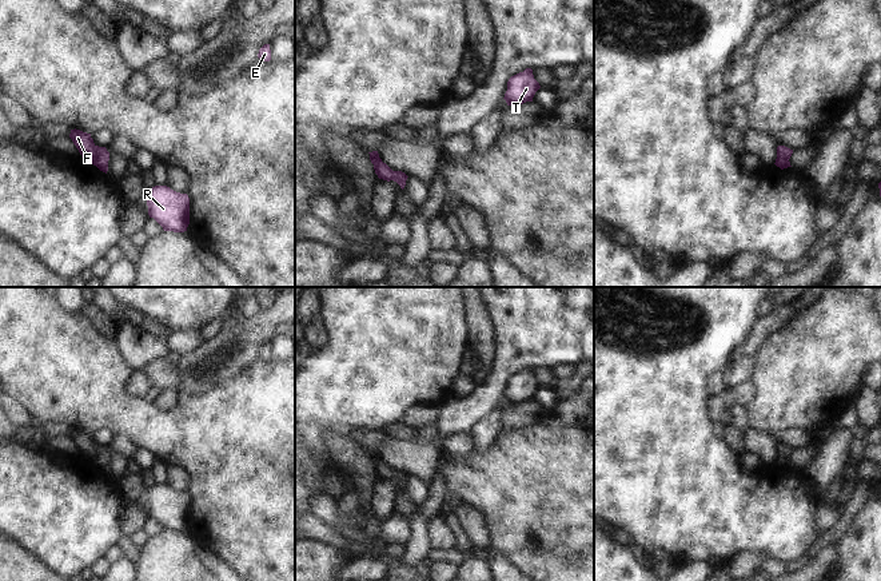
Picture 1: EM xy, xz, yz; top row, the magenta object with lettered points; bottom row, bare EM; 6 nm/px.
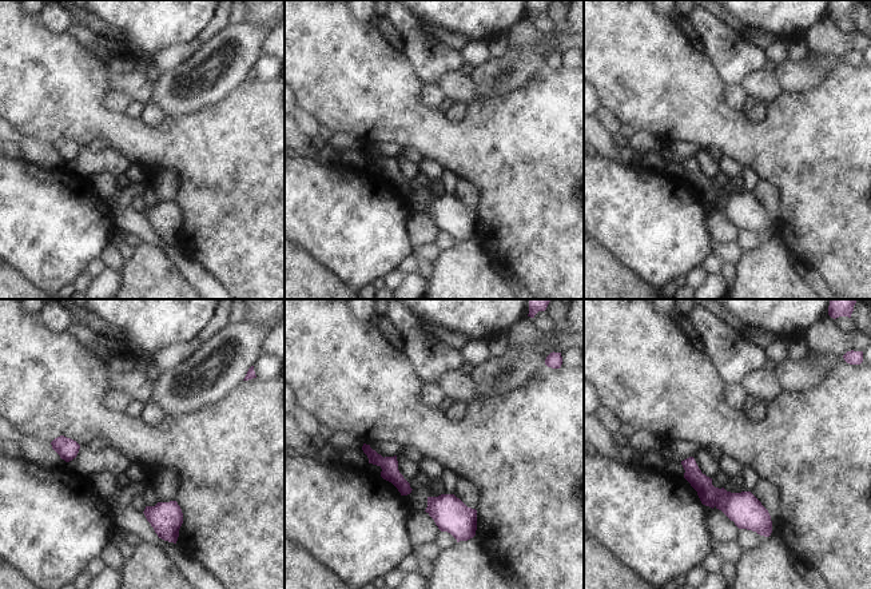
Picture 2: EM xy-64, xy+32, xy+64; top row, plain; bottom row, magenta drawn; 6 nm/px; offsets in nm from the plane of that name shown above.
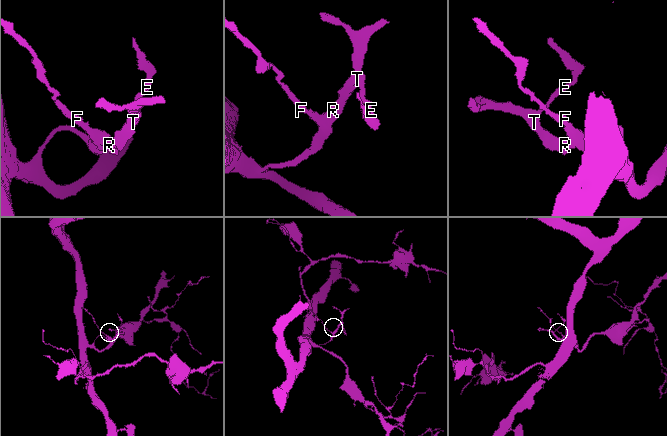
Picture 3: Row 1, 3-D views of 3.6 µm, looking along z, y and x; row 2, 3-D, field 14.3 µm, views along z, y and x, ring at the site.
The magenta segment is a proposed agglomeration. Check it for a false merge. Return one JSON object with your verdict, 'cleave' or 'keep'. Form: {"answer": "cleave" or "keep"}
{"answer": "keep"}

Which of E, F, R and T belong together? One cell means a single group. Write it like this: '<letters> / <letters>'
E F R T

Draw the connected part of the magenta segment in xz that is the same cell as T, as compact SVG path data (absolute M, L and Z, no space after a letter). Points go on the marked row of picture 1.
M526 68L523 72L519 72L509 79L507 91L503 99L507 106L533 102L533 98L539 88L541 85L534 79L533 69Z

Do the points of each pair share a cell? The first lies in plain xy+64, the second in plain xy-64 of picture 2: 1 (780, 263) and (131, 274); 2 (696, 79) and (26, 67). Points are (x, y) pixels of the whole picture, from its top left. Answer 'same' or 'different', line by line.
1: same
2: same

